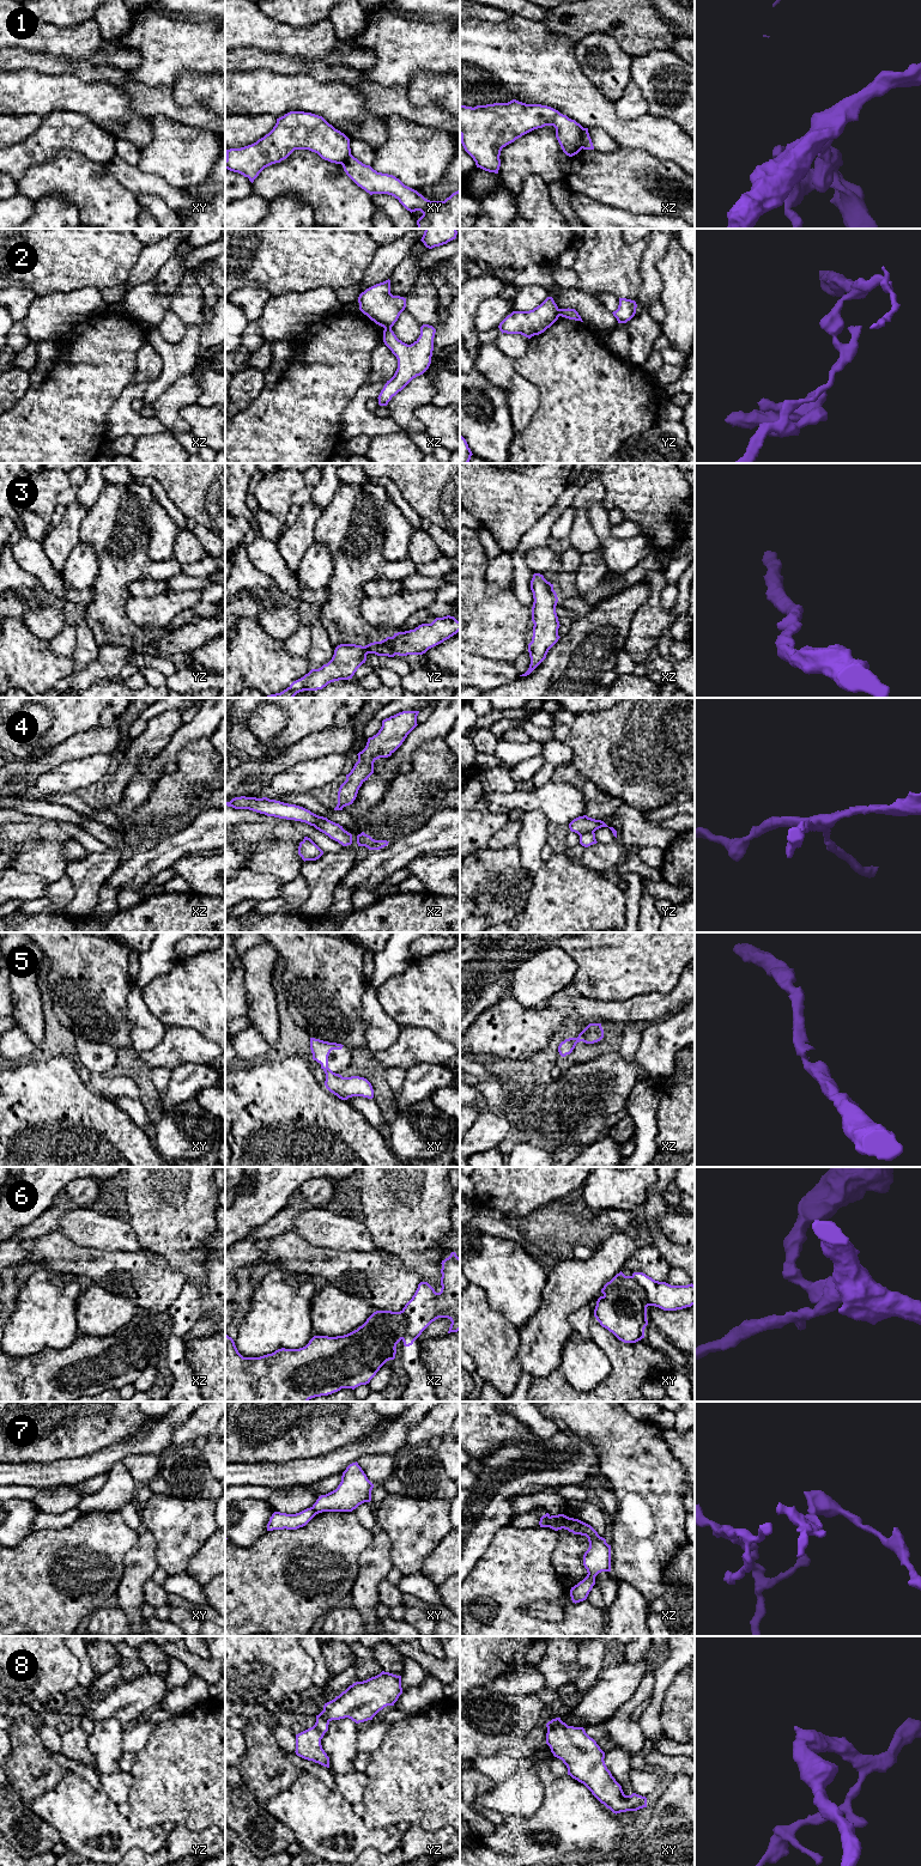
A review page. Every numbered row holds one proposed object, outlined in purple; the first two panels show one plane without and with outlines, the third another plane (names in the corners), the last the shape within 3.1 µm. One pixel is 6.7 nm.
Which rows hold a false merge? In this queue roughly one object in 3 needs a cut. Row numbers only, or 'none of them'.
1, 2, 4, 6, 7

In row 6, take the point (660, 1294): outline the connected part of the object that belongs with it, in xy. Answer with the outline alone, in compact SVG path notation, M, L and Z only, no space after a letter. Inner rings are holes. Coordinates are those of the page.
M634 1272L632 1277L644 1291L646 1303L664 1311L677 1311L695 1305L695 1285L671 1285L659 1282L643 1272Z

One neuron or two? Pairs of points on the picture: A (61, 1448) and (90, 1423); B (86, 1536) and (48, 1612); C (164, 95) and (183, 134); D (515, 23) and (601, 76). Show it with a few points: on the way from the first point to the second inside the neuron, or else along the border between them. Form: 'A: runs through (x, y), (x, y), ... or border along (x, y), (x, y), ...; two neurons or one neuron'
A: runs through (68, 1441), (83, 1427); one neuron
B: runs through (62, 1542), (49, 1554), (46, 1564), (47, 1588); one neuron
C: border along (151, 116), (167, 115), (182, 123), (200, 127); two neurons
D: border along (573, 44), (577, 65), (593, 85); two neurons

